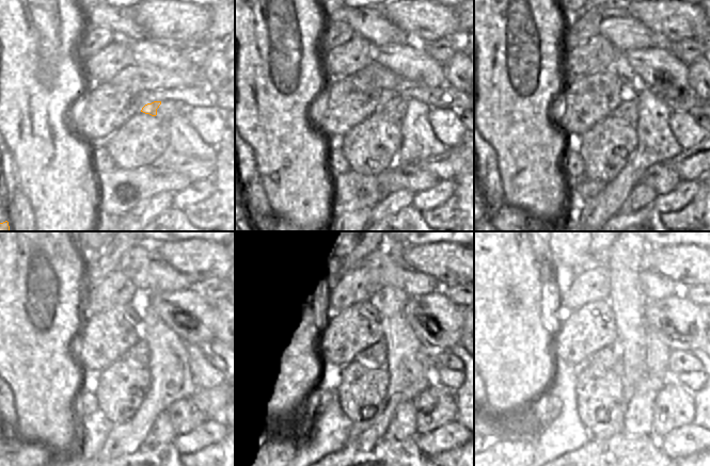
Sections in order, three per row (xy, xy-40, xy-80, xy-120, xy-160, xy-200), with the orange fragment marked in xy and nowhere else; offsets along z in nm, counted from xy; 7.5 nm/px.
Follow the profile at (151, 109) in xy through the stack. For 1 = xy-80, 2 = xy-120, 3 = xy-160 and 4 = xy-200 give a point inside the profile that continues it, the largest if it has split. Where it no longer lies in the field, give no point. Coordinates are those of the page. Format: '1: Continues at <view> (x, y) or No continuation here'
1: Continues at xy-80 (626, 111)
2: Continues at xy-120 (139, 355)
3: Continues at xy-160 (376, 354)
4: Continues at xy-200 (609, 357)

